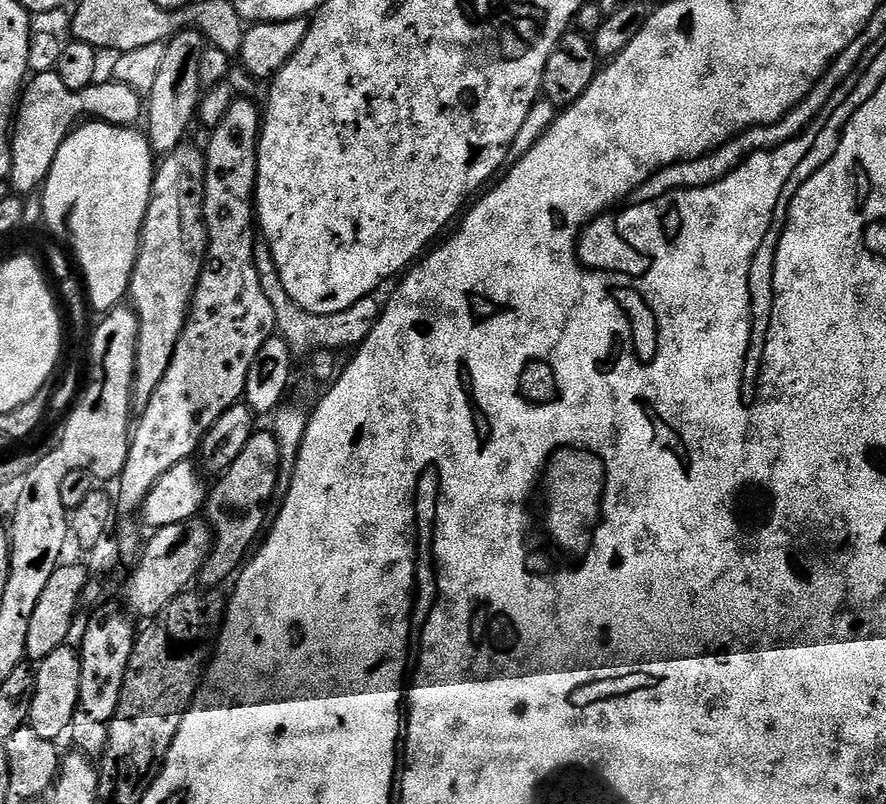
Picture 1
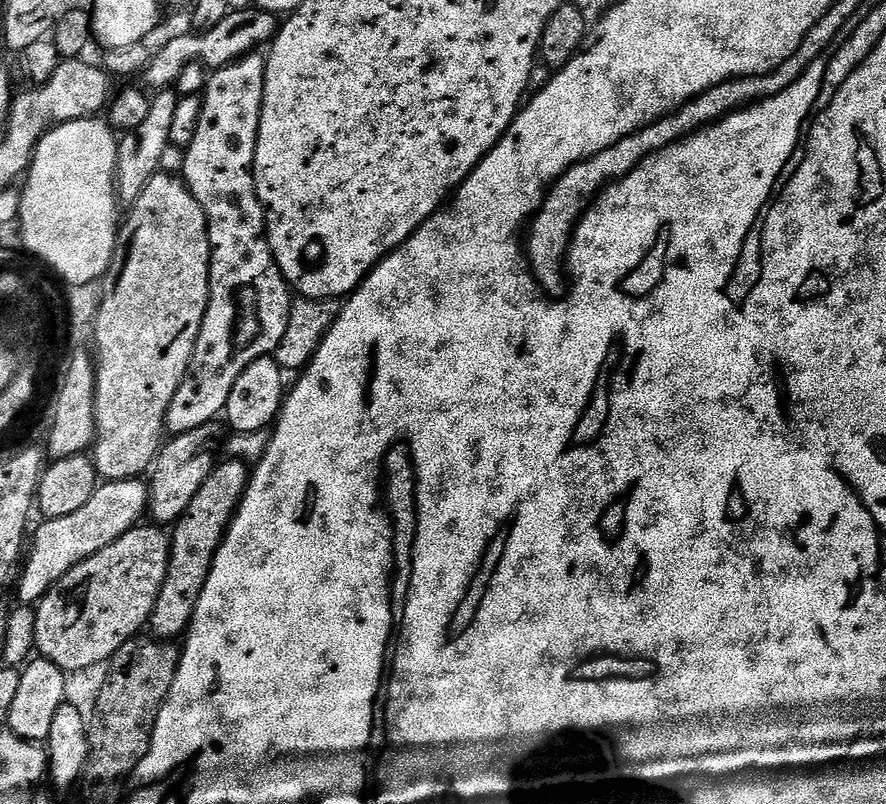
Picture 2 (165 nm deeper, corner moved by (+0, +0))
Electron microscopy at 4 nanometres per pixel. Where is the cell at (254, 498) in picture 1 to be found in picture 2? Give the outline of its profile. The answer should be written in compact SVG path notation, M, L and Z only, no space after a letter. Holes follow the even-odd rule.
M228 458L217 463L216 469L202 482L202 490L190 498L190 506L180 515L171 533L172 553L170 566L166 574L166 582L162 586L162 594L158 594L158 602L154 602L154 610L149 620L150 630L157 639L179 639L192 623L198 602L202 598L202 590L206 580L210 578L212 563L224 535L236 515L236 507L248 488L250 468L240 458Z

